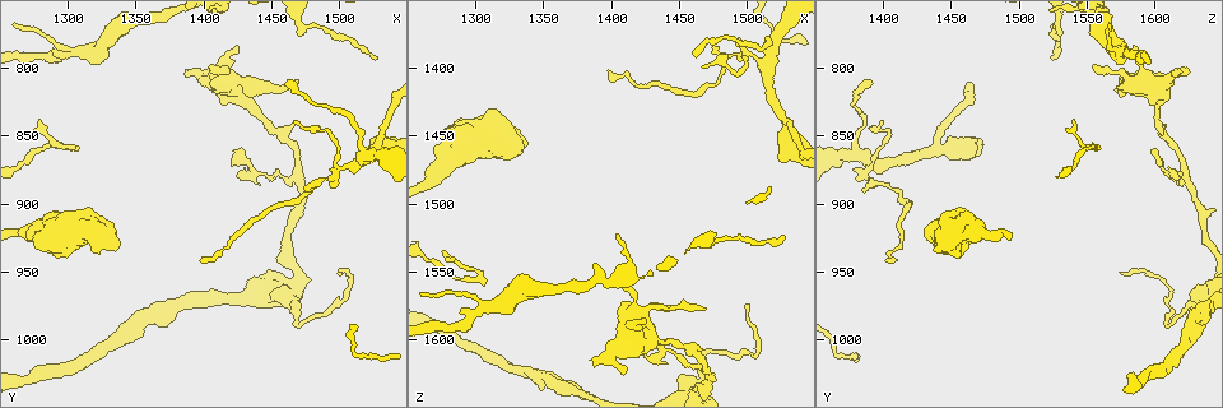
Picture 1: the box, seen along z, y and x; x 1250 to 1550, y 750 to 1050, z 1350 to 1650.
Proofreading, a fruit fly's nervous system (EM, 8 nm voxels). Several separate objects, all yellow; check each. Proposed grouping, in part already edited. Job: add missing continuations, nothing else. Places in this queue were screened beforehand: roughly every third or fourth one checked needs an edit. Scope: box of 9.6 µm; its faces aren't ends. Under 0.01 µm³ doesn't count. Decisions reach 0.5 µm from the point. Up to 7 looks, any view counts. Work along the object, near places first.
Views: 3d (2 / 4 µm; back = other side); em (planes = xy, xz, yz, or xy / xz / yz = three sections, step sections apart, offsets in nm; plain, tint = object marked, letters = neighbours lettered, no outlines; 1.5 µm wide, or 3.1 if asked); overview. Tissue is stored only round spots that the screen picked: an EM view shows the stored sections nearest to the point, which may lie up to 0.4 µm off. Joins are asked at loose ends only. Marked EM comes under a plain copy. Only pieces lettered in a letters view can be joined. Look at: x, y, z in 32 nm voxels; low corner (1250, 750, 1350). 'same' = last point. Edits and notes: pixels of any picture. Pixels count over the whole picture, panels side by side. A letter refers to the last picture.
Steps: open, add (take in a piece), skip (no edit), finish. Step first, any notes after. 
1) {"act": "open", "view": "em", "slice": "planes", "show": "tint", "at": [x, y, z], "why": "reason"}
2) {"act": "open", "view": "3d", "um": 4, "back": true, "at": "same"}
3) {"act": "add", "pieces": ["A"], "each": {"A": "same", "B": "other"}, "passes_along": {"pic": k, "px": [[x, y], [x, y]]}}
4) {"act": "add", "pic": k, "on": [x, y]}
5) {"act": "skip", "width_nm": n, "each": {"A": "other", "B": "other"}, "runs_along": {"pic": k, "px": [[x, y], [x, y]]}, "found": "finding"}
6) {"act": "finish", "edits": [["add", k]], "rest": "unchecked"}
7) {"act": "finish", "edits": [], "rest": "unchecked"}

{"act": "open", "view": "3d", "um": 4, "at": [1388, 804, 1618], "why": "an open end"}

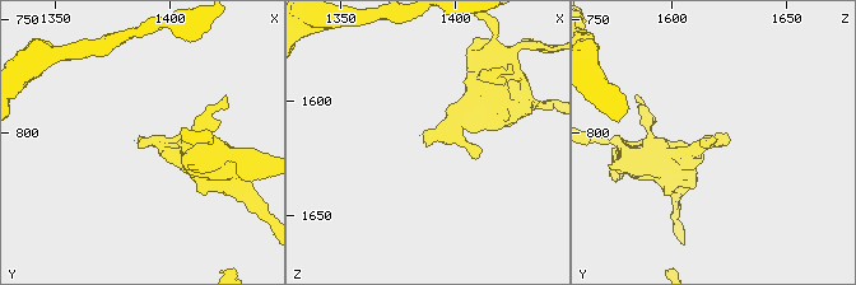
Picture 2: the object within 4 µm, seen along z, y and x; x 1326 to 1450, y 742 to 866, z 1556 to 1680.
{"act": "open", "view": "em", "slice": "planes", "show": "letters", "at": [1387, 804, 1618], "why": "shape alone is not enough"}

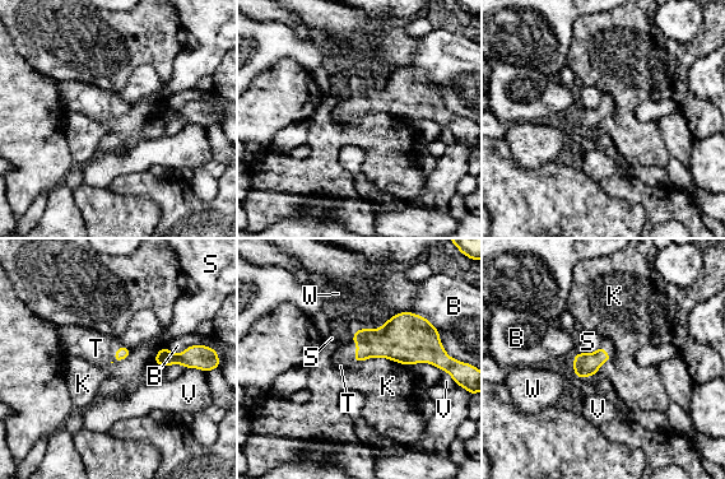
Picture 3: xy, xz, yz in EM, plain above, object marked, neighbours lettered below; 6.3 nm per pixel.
{"act": "add", "pieces": ["T"], "each": {"B": "other", "K": "other", "S": "other", "T": "same", "V": "other", "W": "other"}, "passes_along": {"pic": 3, "px": [[393, 340], [356, 352], [344, 356]]}, "found": "the neuron continues"}

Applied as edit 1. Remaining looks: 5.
{"act": "open", "view": "overview", "why": "redraw"}

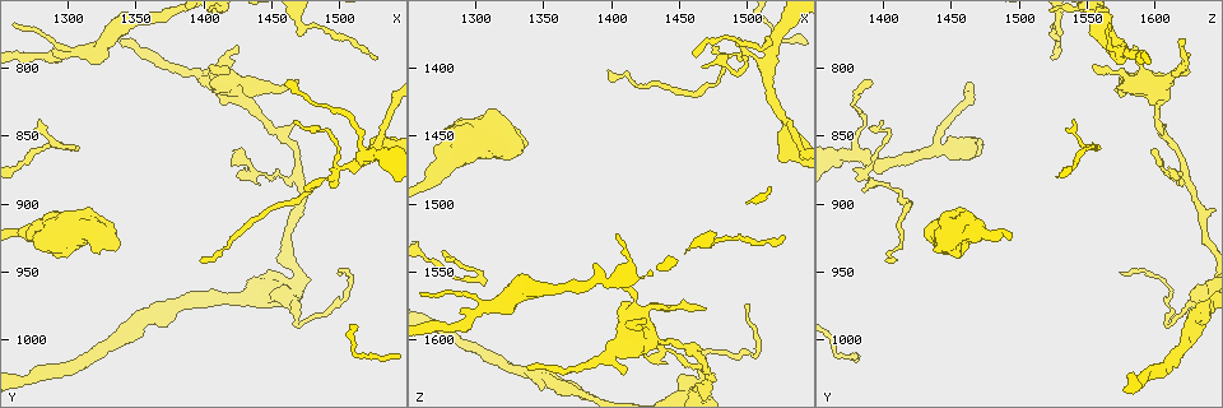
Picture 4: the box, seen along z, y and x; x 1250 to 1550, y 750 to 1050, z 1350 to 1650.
{"act": "open", "view": "em", "slice": "xz", "step": 8, "show": "tint", "at": [1338, 780, 1624], "why": "thin end"}

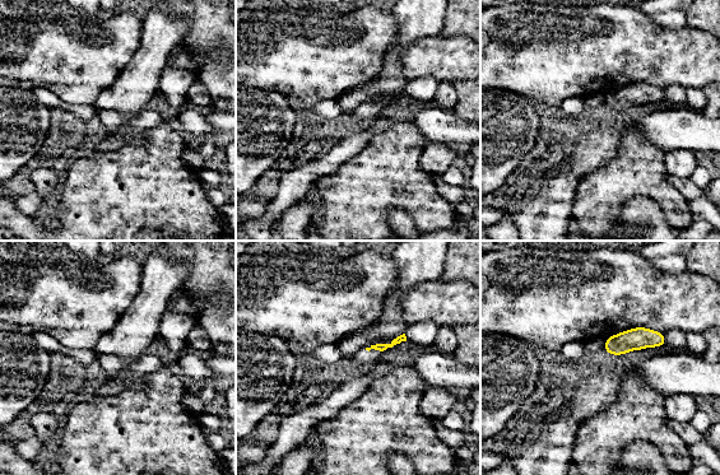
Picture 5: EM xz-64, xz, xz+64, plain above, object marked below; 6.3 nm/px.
{"act": "open", "view": "em", "slice": "planes", "show": "letters", "at": "same", "why": "another direction"}

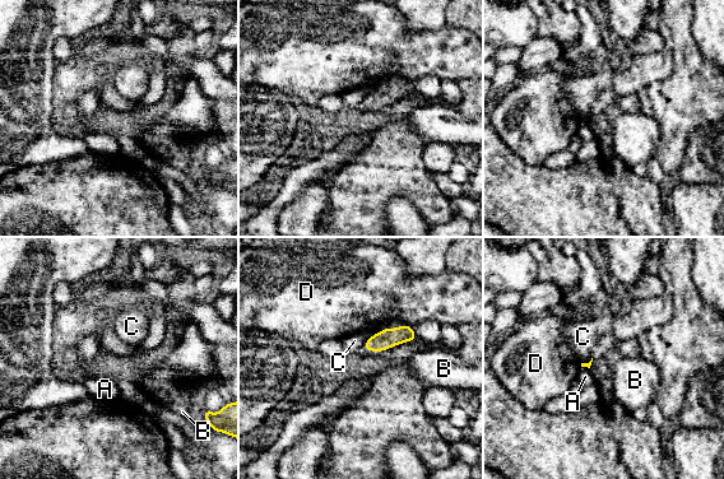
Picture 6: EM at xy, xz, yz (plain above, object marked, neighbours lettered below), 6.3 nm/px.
{"act": "skip", "longest_contact_nm": ["C", 300], "each": {"A": "other", "B": "other", "C": "other", "D": "other"}, "found": "no lettered piece goes on from it"}

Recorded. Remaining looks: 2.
{"act": "open", "view": "em", "slice": "yz", "step": 8, "show": "tint", "at": [1322, 936, 1444], "why": "branch stops here"}

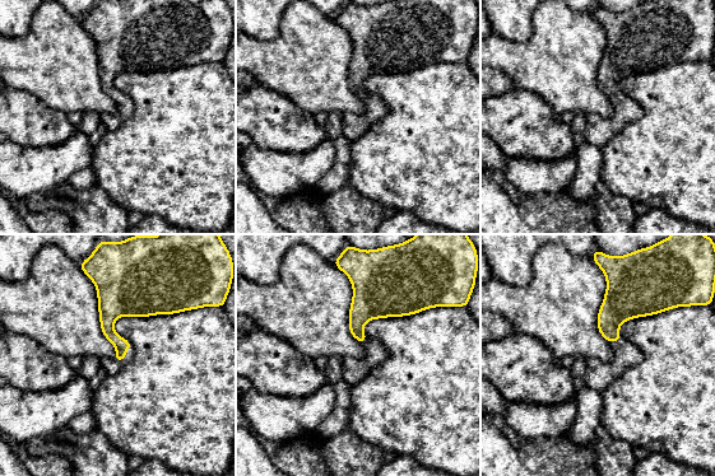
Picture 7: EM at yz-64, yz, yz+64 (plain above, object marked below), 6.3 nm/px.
{"act": "open", "view": "em", "slice": "xy", "step": 4, "show": "letters", "at": "same"}

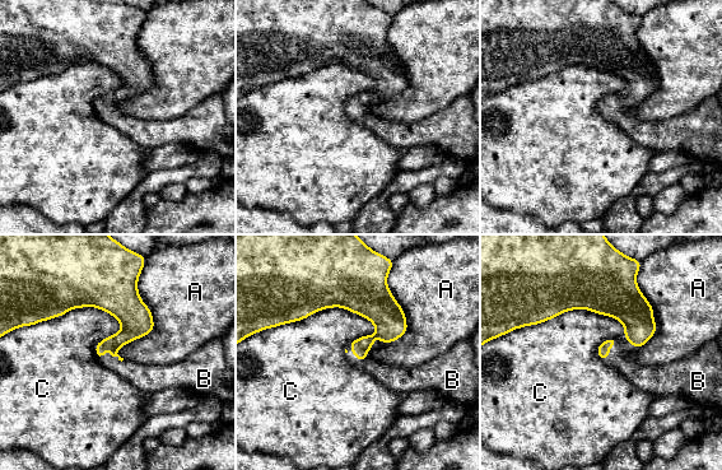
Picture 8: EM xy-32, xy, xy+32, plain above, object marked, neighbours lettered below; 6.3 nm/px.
{"act": "add", "pieces": ["B"], "each": {"A": "other", "B": "same", "C": "other"}, "passes_along": {"pic": 8, "px": [[390, 326], [364, 357], [397, 378]]}, "found": "it goes on there"}

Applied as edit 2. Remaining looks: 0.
{"act": "finish", "edits": [["add", 3], ["add", 8]], "rest": "unchecked"}

